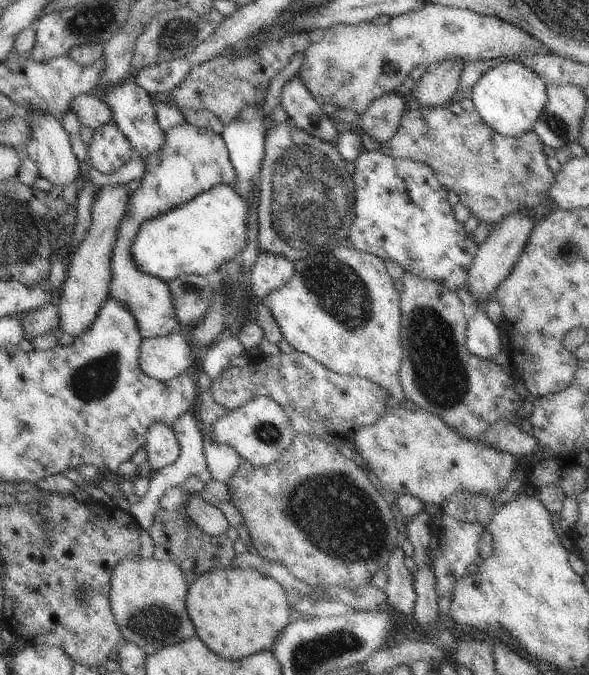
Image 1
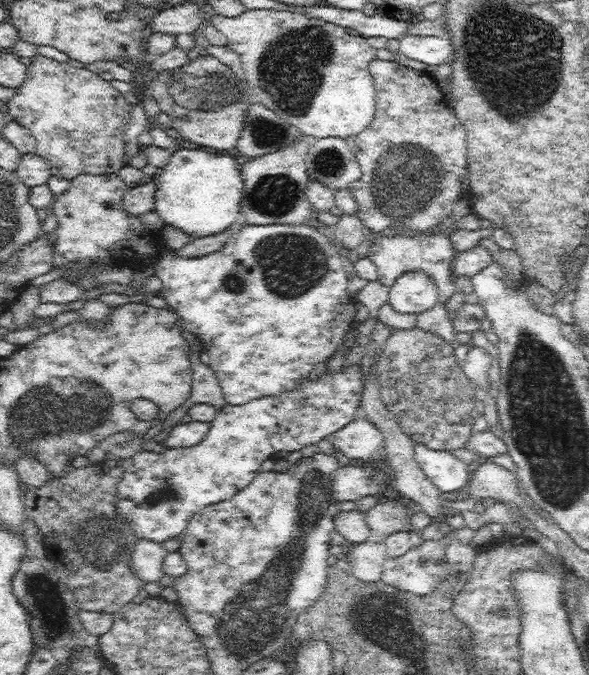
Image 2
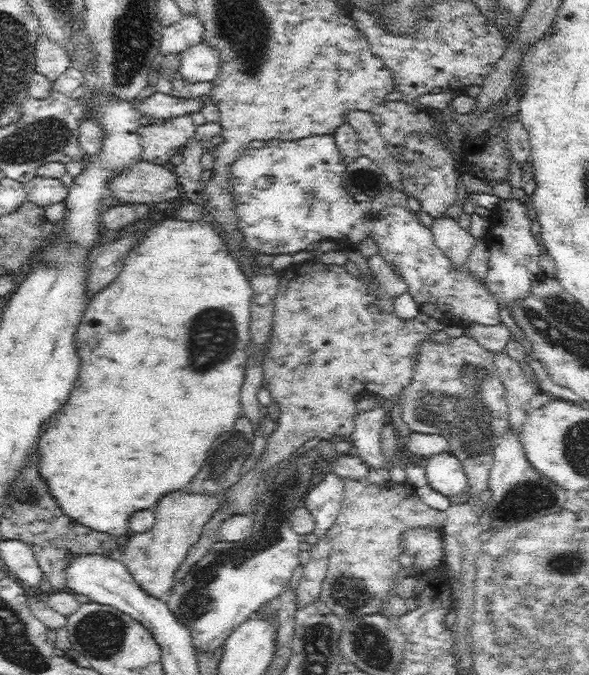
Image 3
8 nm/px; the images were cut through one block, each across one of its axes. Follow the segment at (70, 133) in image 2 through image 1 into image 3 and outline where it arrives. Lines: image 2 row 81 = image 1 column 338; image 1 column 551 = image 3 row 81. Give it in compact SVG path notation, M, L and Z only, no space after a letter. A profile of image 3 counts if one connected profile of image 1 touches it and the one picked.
M40 32L35 46L35 73L46 76L54 83L70 66L70 56L63 46Z

